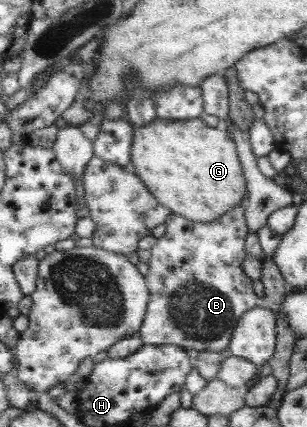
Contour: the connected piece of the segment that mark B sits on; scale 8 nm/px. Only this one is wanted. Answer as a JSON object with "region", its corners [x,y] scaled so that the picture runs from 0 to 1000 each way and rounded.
{"region":[[[801,478],[749,492],[697,520],[632,520],[603,504],[564,499],[544,520],[544,546],[495,581],[498,602],[479,660],[498,693],[489,696],[472,761],[453,782],[472,806],[596,810],[648,824],[730,824],[749,815],[788,742],[811,726],[834,724],[847,707],[847,693],[834,686],[840,663],[814,651],[798,630],[798,609],[811,600],[801,585],[811,548]]]}

